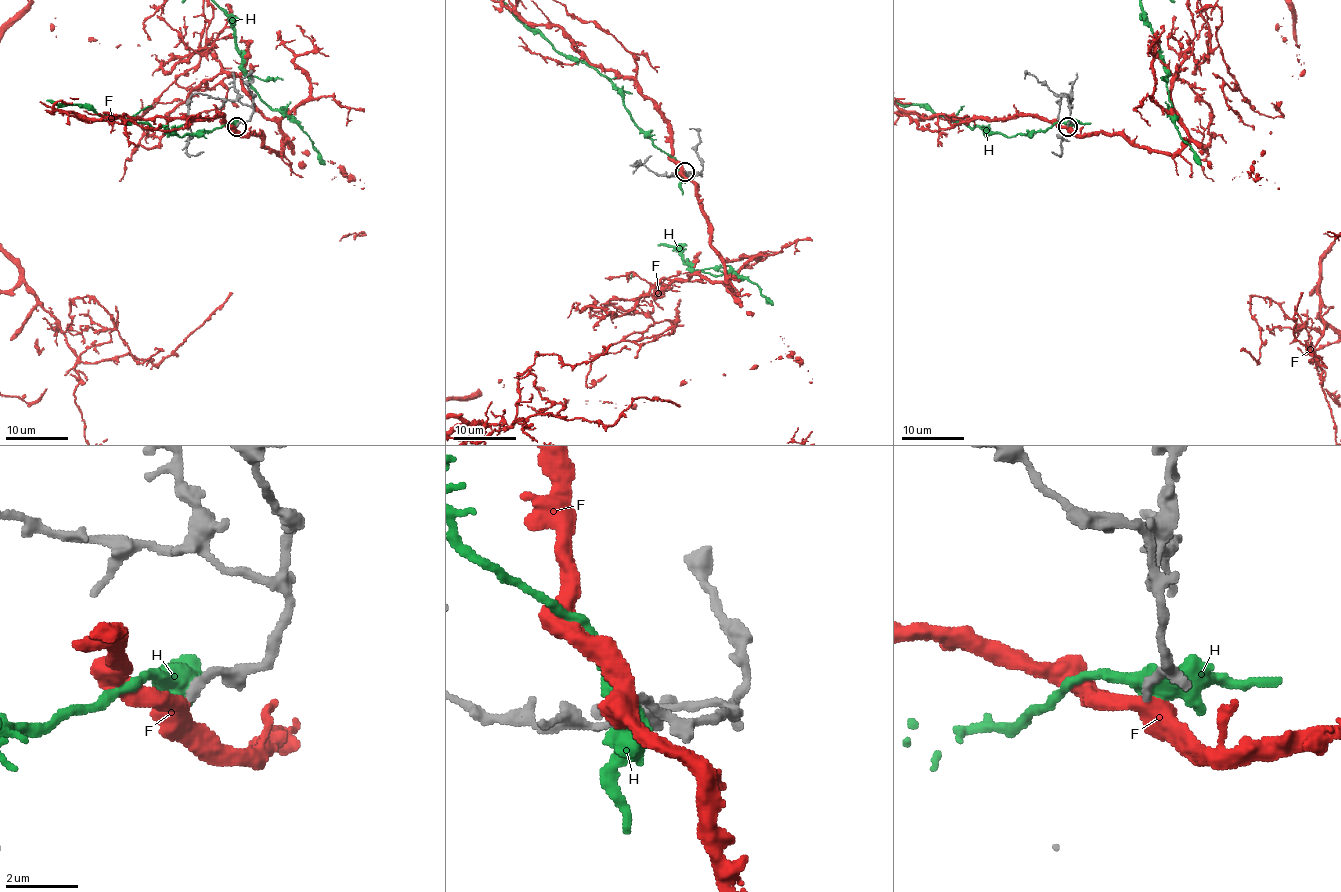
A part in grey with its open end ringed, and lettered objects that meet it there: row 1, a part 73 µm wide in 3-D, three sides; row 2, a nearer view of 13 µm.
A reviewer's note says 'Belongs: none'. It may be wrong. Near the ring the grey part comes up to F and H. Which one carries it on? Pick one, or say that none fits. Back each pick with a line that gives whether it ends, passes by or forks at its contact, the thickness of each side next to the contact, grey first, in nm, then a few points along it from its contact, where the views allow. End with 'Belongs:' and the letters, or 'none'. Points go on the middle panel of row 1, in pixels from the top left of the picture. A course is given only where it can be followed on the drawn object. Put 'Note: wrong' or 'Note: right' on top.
Note: wrong
F: it passes by; 260 nm thick on the grey side, 500 nm on the other
Belongs: F

